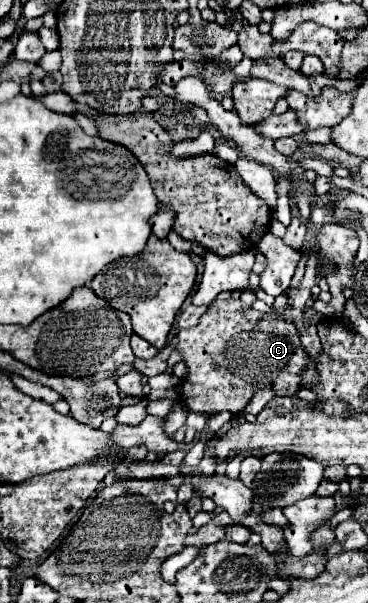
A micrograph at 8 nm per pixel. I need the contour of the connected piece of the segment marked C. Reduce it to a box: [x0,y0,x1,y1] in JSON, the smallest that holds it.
[176,300,310,414]

